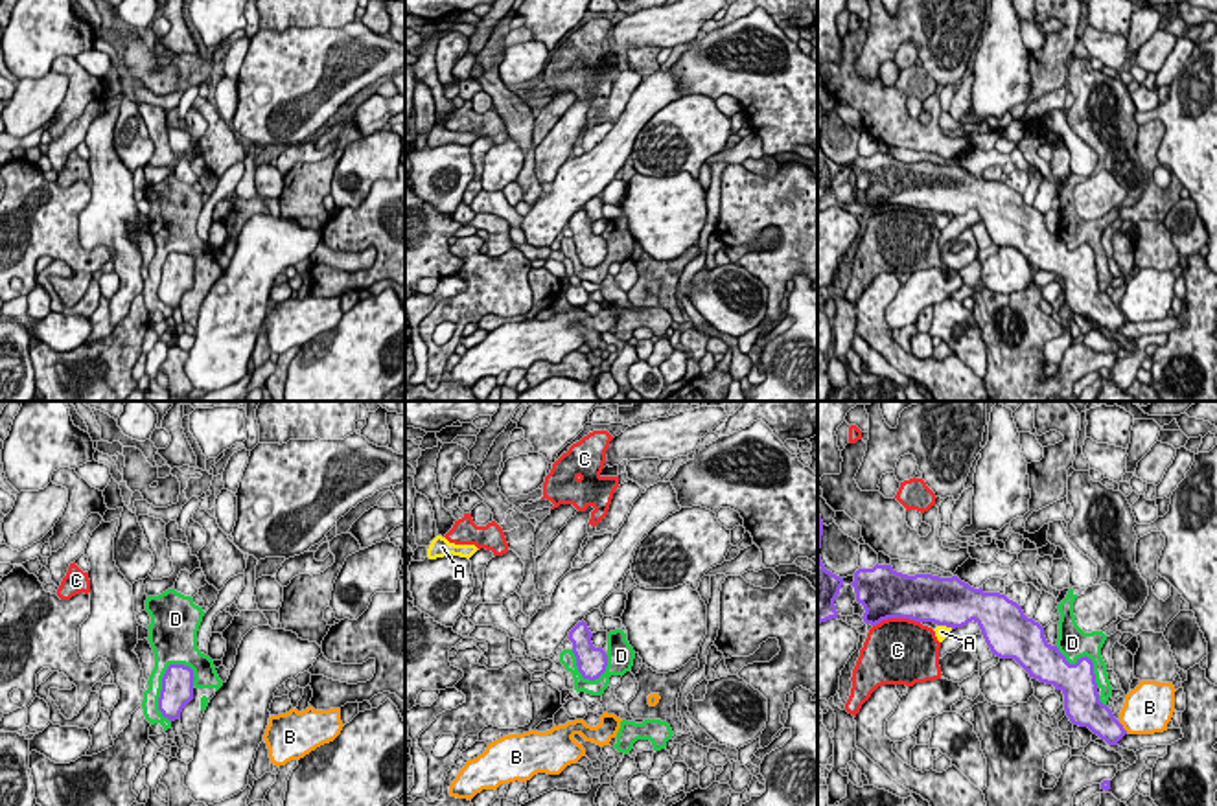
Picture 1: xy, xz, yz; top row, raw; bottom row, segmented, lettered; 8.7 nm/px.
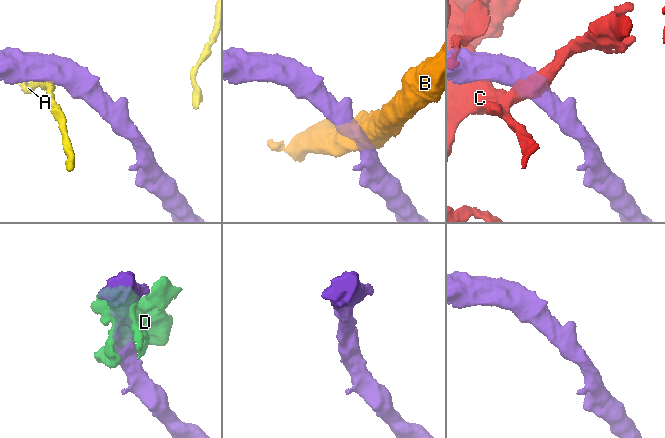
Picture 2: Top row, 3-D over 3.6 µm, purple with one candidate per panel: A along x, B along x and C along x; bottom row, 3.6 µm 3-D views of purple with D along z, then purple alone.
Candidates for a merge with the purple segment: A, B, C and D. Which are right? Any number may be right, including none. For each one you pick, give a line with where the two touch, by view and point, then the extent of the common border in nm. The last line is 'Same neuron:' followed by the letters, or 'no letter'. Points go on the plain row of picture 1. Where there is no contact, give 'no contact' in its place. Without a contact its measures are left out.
Same neuron: no letter

